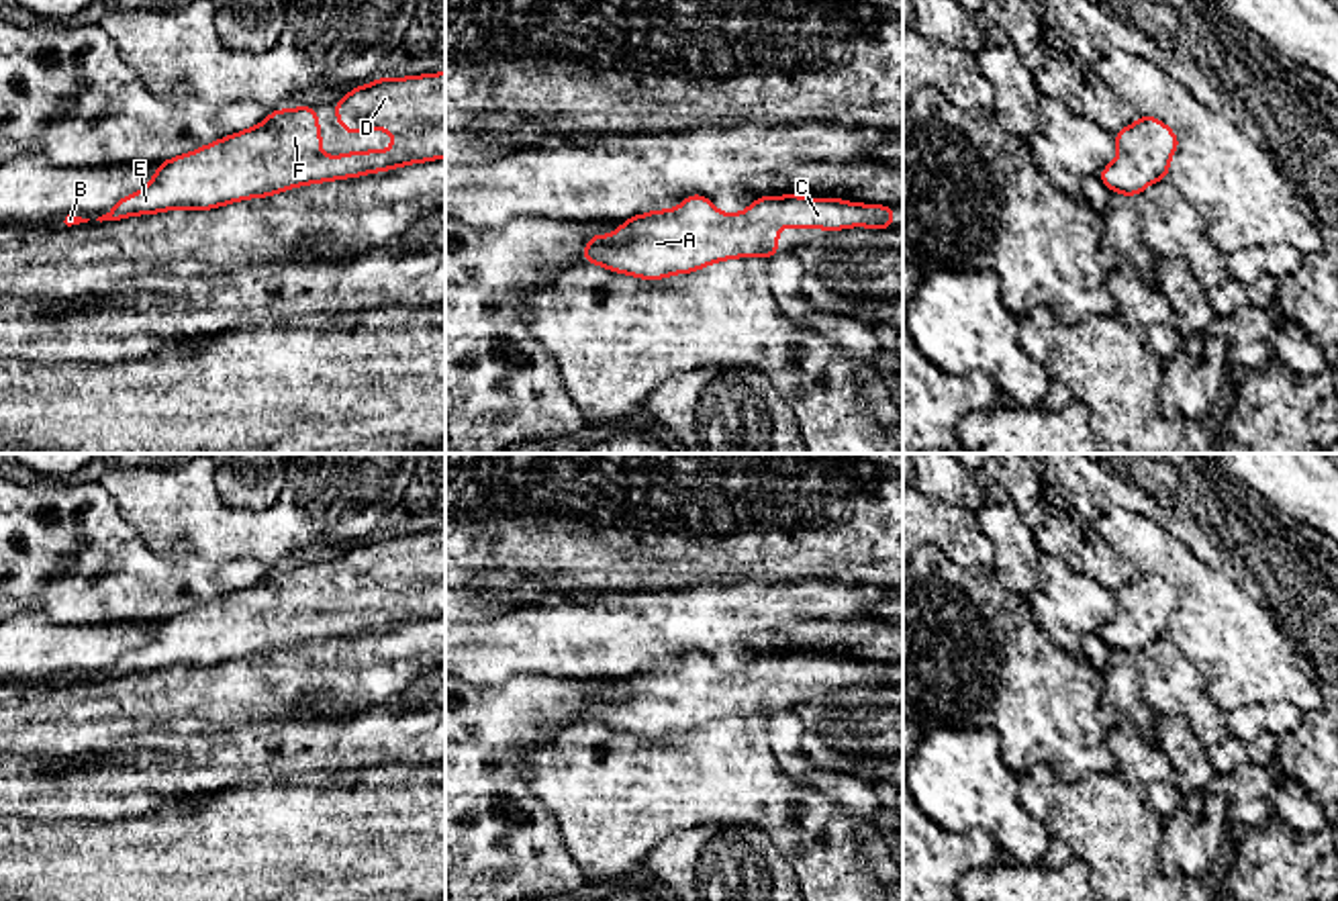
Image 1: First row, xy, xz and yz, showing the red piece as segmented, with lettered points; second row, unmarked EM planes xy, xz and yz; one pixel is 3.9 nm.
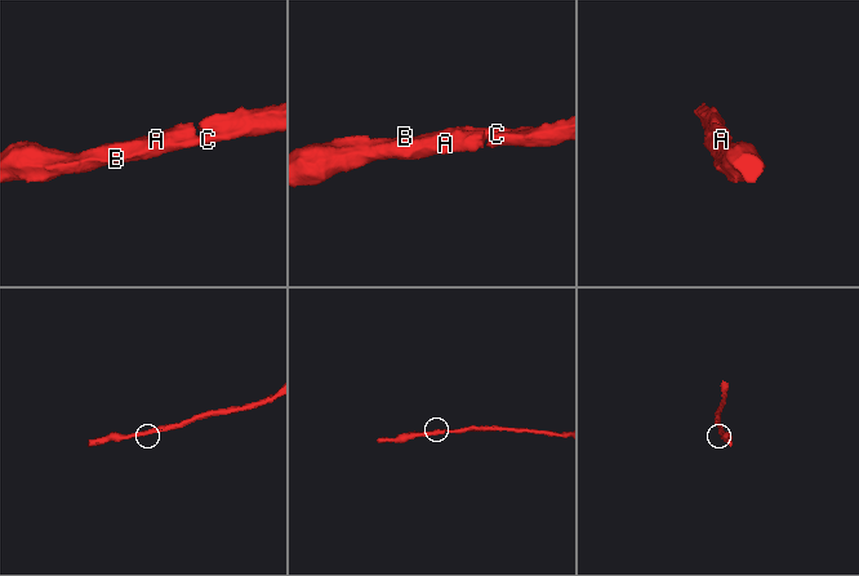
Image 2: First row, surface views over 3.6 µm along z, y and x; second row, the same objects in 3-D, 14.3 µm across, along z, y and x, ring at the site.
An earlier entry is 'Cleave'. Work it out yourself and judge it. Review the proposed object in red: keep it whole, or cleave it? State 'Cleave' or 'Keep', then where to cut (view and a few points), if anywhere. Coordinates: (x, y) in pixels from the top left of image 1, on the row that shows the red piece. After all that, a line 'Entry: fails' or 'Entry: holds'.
Keep. No split
Entry: fails

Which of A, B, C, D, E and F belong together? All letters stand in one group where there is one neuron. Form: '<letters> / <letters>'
A B C D E F

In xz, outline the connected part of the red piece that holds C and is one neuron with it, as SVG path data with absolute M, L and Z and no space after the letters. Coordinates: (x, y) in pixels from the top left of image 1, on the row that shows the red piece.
M703 194L680 206L627 219L613 235L590 235L580 262L617 274L664 280L731 257L774 257L778 229L893 229L893 206L838 198L760 196L744 212L723 215Z

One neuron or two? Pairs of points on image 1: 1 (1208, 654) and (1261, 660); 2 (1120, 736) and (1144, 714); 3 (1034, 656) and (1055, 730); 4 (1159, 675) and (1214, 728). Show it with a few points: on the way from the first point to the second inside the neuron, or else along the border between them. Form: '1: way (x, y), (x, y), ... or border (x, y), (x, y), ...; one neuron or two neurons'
1: way (1220, 654), (1240, 654), (1249, 660); one neuron
2: border (1118, 716), (1126, 718), (1155, 744); two neurons
3: way (1034, 675), (1034, 693), (1046, 705), (1046, 712); one neuron
4: way (1173, 687), (1200, 714); one neuron

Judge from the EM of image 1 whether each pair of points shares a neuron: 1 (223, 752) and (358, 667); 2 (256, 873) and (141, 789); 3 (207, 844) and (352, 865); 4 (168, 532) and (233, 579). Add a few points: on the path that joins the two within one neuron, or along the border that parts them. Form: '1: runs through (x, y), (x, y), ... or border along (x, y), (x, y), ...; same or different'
1: border along (321, 718), (256, 720), (227, 730); different
2: border along (211, 793), (188, 805), (170, 801), (117, 818); different
3: runs through (244, 863), (315, 863); same
4: border along (162, 556), (205, 554), (211, 558), (246, 560); different

